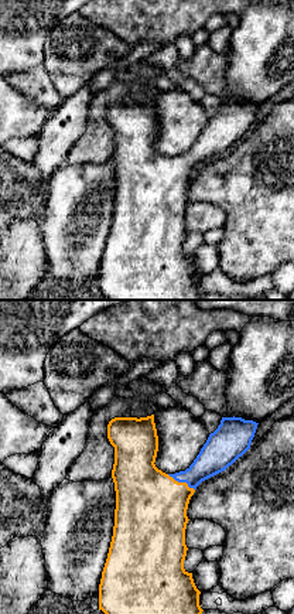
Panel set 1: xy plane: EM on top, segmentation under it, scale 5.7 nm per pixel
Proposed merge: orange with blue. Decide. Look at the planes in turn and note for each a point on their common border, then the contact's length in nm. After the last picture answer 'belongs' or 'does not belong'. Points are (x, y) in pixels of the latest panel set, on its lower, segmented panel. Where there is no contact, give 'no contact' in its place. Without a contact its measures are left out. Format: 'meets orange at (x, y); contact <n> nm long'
meets orange at (181, 483); contact 180 nm long

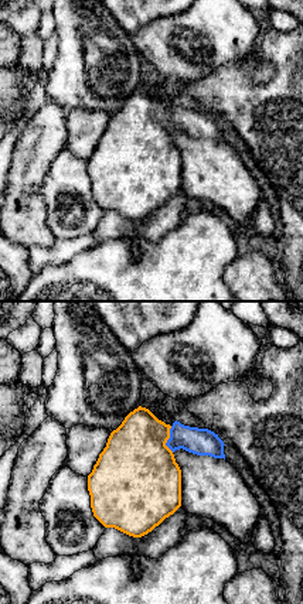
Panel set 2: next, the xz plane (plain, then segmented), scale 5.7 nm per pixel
meets orange at (169, 437); contact 150 nm long

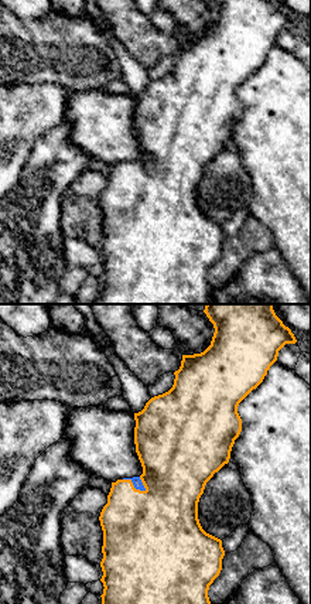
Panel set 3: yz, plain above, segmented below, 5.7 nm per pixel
meets orange at (133, 487); contact 150 nm long

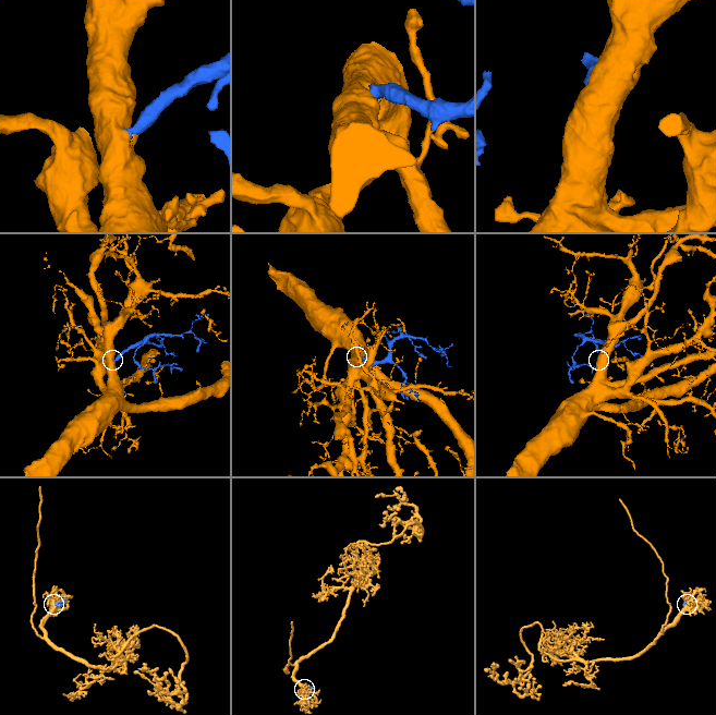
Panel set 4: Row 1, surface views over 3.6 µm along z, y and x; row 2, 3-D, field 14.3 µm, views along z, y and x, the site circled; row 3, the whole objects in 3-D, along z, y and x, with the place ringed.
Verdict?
belongs

